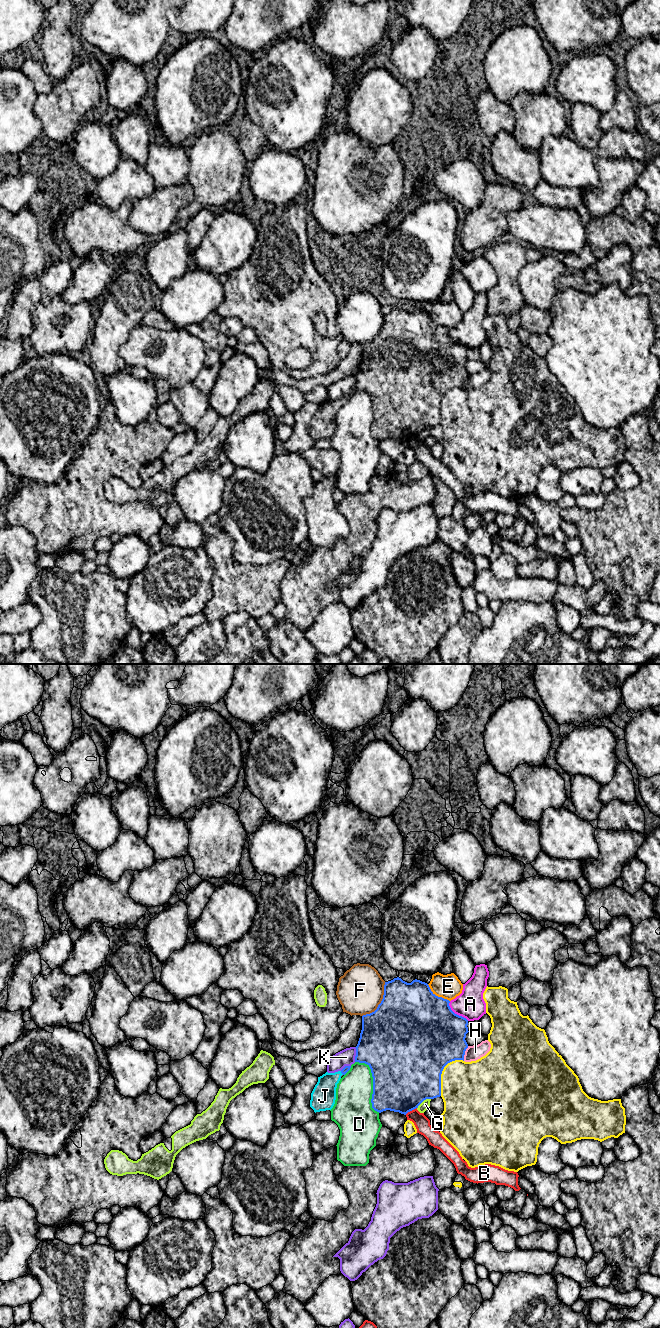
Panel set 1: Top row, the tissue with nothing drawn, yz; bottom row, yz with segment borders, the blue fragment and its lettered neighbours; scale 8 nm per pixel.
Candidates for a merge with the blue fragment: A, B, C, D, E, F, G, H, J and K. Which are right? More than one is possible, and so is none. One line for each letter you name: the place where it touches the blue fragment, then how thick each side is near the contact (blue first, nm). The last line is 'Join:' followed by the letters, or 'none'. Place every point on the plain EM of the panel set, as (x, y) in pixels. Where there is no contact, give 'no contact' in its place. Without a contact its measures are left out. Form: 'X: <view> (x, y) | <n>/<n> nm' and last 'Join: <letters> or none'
J: yz (342, 401) | 50/200 nm
Join: J

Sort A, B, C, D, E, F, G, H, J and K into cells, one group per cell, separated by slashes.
A / B / C / D / E / F / G / H / J / K

